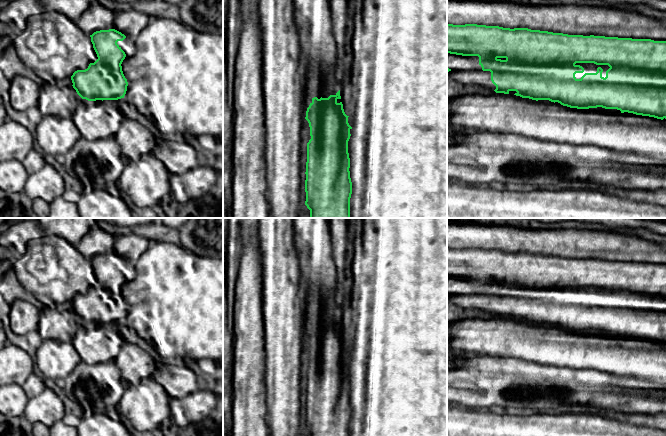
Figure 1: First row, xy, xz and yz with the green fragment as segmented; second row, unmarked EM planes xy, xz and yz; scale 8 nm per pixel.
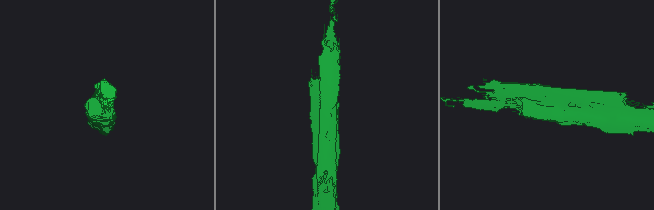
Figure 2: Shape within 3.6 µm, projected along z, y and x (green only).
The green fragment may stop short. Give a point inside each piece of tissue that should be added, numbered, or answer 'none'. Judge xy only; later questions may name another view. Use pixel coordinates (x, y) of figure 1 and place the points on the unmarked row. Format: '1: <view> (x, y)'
none

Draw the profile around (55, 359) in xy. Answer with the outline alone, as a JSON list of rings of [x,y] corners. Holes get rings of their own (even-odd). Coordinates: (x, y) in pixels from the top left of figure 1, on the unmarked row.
[[[48,339],[37,348],[34,362],[44,378],[65,380],[82,360],[72,343]]]

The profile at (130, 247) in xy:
[[[134,233],[116,236],[114,248],[116,254],[130,263],[136,262],[147,250],[150,240]]]

